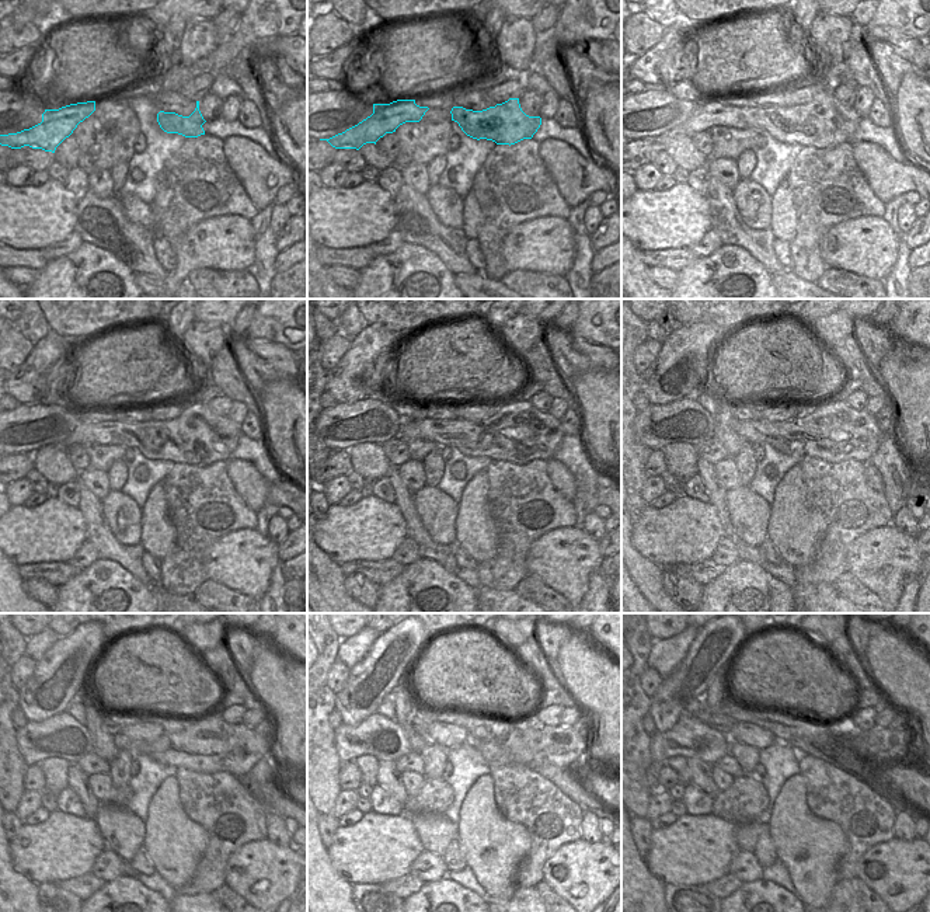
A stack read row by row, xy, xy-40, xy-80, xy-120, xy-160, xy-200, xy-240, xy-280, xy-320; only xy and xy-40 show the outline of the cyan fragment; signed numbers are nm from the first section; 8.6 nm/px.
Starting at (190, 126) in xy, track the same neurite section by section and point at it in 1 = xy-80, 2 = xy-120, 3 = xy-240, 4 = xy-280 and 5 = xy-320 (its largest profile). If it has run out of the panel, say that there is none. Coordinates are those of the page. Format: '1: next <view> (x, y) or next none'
1: next xy-80 (825, 122)
2: next xy-120 (199, 437)
3: next xy-240 (208, 744)
4: next xy-280 (532, 744)
5: next xy-320 (846, 745)

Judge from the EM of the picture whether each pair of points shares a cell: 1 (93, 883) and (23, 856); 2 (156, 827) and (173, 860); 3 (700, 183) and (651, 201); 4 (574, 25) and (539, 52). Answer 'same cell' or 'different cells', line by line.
1: different cells
2: same cell
3: different cells
4: same cell

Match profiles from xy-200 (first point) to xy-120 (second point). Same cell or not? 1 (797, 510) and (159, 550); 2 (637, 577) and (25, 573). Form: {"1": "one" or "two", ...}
{"1": "one", "2": "two"}

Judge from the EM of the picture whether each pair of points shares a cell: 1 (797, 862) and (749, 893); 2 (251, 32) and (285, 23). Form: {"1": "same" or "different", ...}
{"1": "different", "2": "same"}

